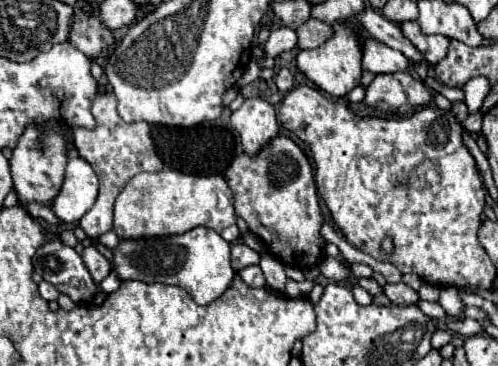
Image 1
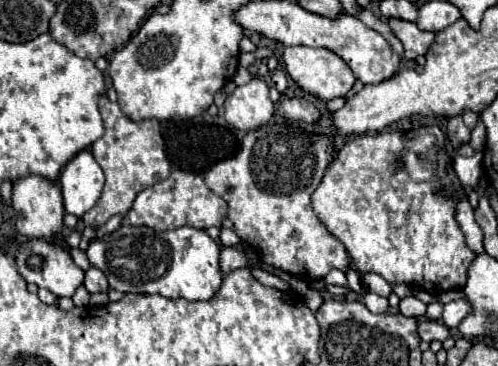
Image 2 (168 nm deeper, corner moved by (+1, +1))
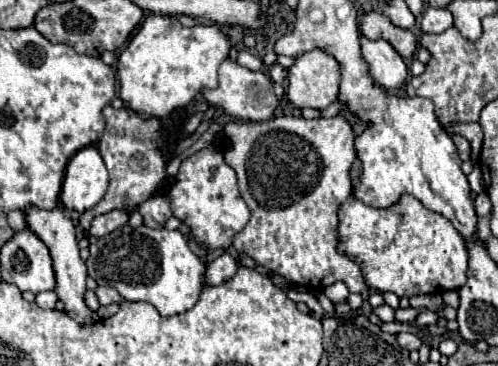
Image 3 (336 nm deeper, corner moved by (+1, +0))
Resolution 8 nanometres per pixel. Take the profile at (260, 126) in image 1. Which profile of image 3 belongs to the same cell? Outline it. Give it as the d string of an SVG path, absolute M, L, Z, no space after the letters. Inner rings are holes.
M227 58L221 64L219 70L219 86L213 90L203 90L201 92L205 96L207 102L225 108L225 112L229 116L235 116L239 120L269 120L273 116L273 110L277 106L277 98L273 94L273 82L263 74L263 72L253 72L249 68L243 68L241 64L237 64L235 60Z

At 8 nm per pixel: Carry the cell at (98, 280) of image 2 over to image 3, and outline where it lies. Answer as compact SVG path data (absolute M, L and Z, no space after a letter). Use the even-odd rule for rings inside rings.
M99 286L95 294L97 294L101 306L109 306L109 304L119 304L121 302L121 294L115 288L109 288L109 286Z

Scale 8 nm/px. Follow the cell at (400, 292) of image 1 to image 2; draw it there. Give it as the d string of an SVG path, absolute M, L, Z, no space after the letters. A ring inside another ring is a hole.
M409 295L409 297L403 297L403 299L401 299L399 309L401 309L401 313L407 315L407 317L423 317L427 305L425 305L423 301L419 301L417 297Z

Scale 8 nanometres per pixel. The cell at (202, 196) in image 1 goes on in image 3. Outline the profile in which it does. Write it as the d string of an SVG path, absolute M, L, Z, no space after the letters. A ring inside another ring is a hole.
M153 196L139 204L139 212L145 220L145 226L149 228L163 228L167 218L171 218L169 198L167 196Z

